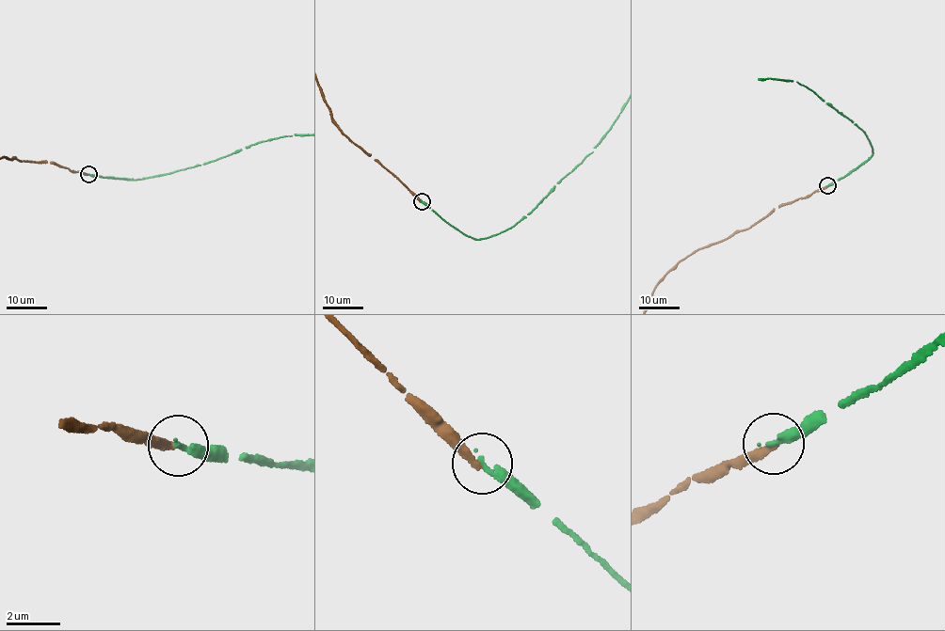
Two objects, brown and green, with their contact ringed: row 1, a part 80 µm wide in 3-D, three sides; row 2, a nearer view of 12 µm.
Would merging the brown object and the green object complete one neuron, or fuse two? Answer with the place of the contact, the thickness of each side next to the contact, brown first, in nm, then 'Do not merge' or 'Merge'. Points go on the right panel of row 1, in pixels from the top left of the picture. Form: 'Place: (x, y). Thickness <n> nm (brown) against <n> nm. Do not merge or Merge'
Place: (827, 185). Thickness 320 nm (brown) against 280 nm. Do not merge

